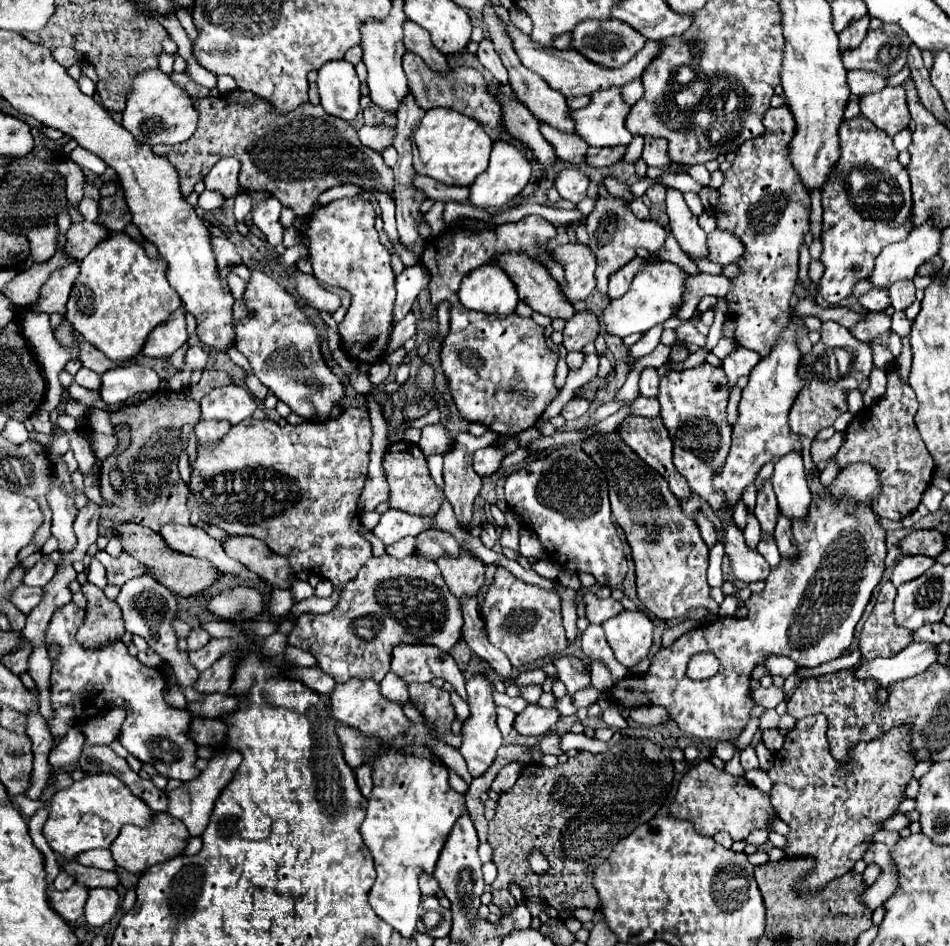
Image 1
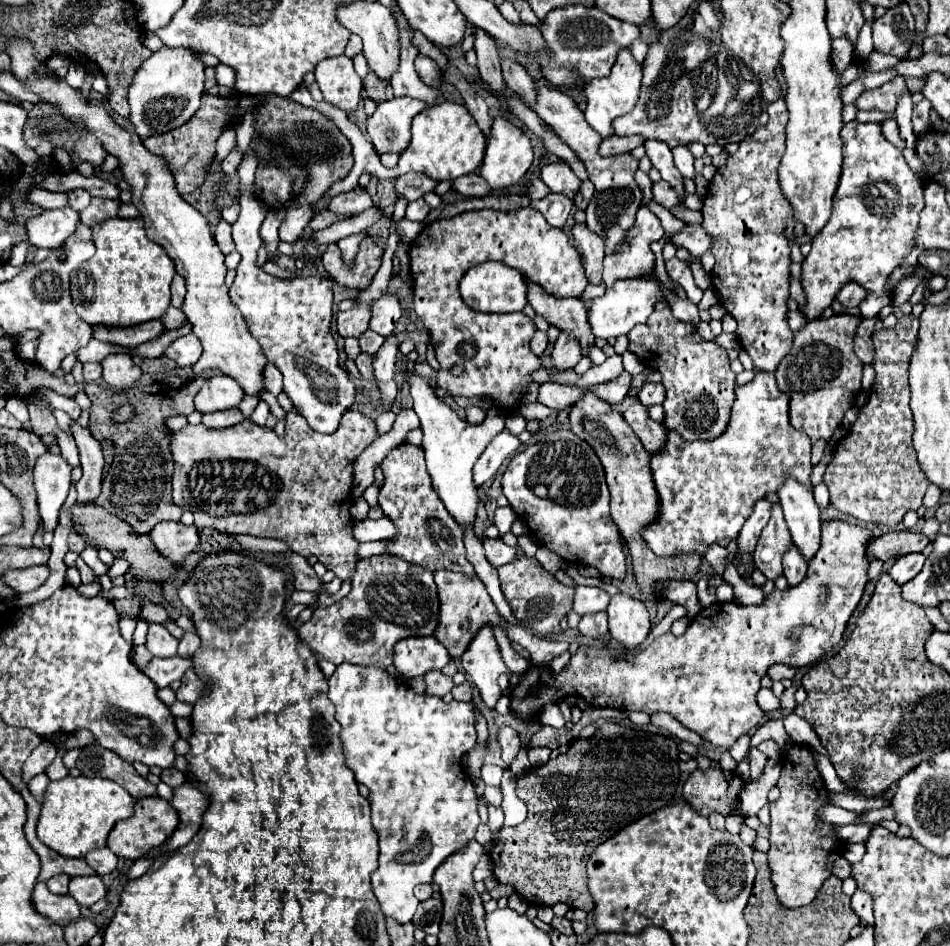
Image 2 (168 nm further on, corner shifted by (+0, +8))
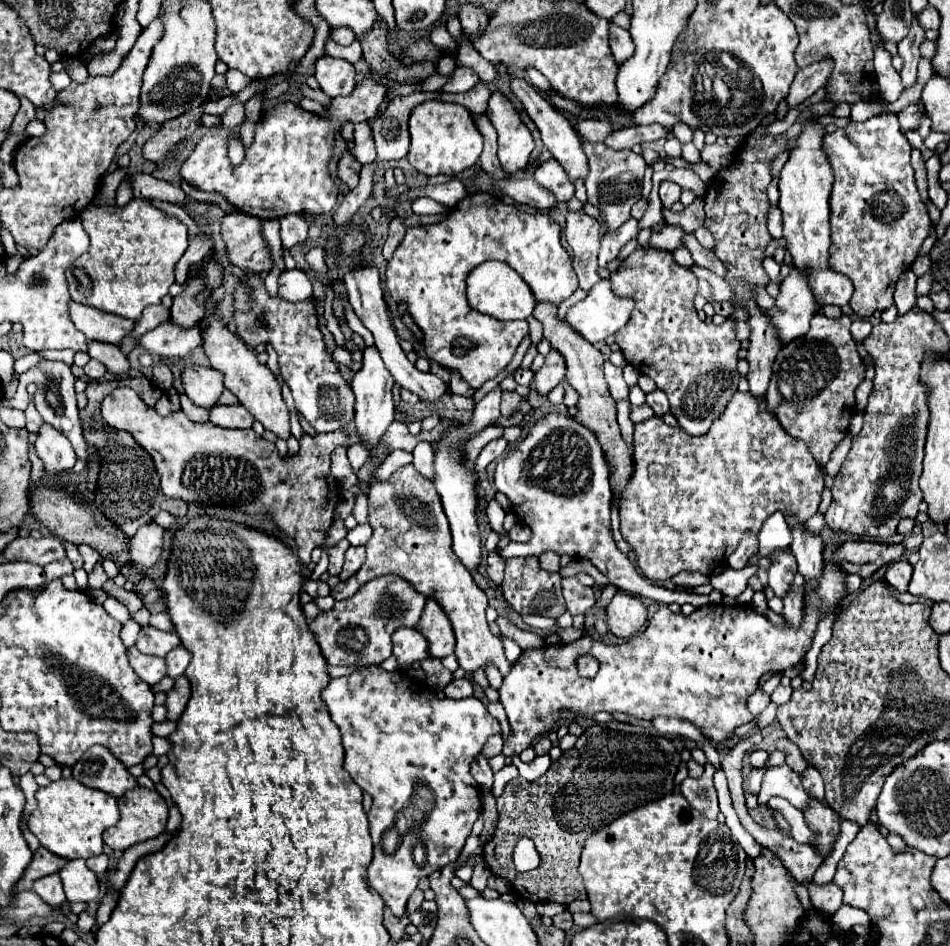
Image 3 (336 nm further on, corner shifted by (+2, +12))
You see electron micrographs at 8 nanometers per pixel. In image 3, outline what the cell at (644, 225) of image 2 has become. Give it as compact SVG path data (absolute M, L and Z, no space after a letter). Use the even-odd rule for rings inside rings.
M630 217L622 227L618 227L618 231L608 231L602 241L600 241L600 253L598 253L598 265L606 267L608 261L616 259L620 249L638 235L638 221L634 217Z

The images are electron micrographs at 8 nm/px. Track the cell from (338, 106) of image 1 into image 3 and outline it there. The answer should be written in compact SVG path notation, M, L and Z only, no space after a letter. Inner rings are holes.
M324 55L316 61L316 73L314 73L320 89L328 95L328 97L340 97L340 95L348 95L356 81L356 73L354 73L354 65L344 61L344 59L336 59L330 55Z

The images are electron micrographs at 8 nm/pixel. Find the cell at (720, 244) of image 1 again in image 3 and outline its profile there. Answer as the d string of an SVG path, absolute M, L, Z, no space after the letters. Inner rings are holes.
M664 225L660 231L654 231L648 245L652 249L662 249L662 251L674 251L682 247L682 235L684 229L678 225Z

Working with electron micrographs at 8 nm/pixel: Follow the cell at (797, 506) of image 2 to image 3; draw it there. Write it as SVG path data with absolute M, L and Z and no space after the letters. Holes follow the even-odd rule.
M802 523L792 527L792 553L798 561L798 573L808 581L808 579L818 579L818 575L822 573L824 567L824 559L822 559L822 537L820 535L812 535L804 529Z

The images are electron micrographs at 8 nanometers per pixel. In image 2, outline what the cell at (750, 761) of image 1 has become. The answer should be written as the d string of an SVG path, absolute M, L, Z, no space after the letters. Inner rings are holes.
M756 747L750 749L750 781L758 781L762 777L764 765L766 765L766 755L760 753Z

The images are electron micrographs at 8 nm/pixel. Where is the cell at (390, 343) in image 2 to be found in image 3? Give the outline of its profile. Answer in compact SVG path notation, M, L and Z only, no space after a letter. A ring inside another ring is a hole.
M366 347L364 349L364 365L354 375L354 379L350 383L350 387L356 395L356 435L358 435L358 441L366 445L366 449L376 447L380 437L386 433L388 425L394 421L392 385L394 385L394 379L386 371L386 367L382 363L382 357L378 355L378 349L376 347Z

